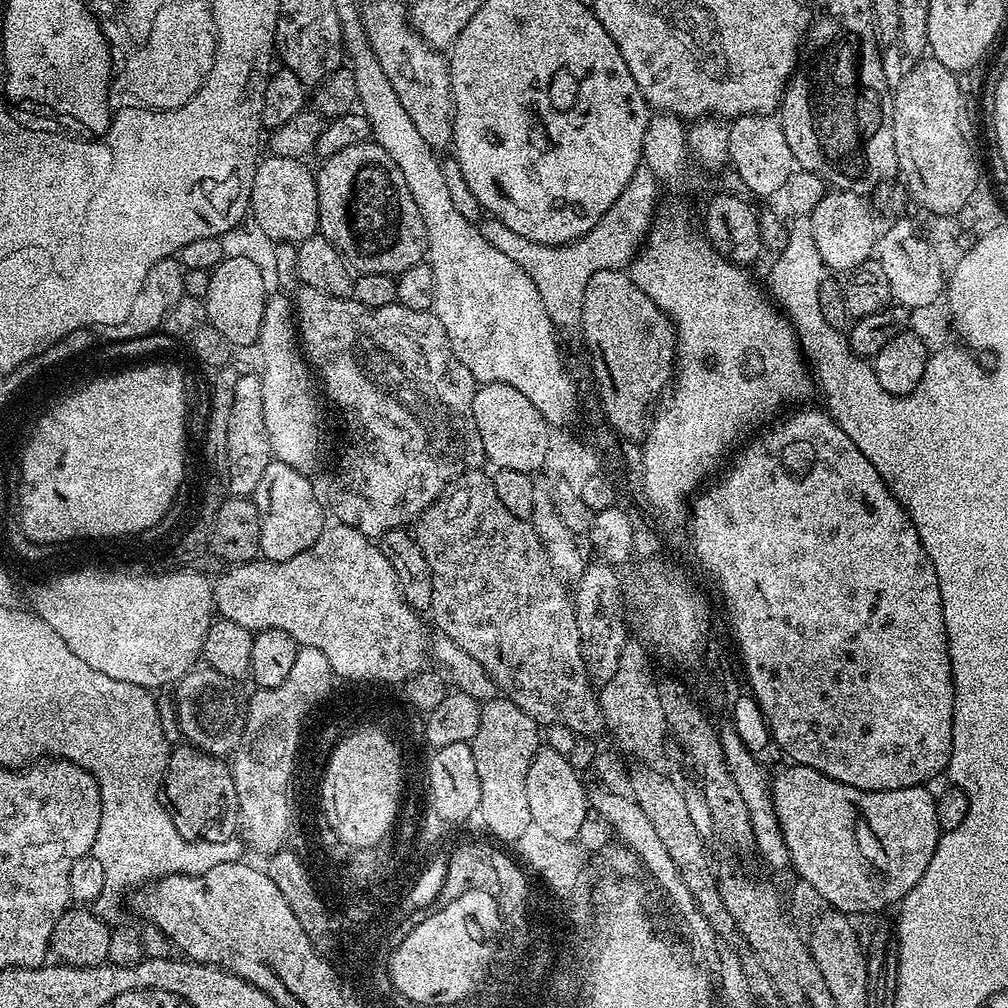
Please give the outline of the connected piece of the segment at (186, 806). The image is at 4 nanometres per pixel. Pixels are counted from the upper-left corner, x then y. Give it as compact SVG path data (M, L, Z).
M191 746L171 749L168 768L164 771L162 796L172 814L172 821L187 840L202 840L208 831L227 814L236 799L232 769L221 757L211 756Z

